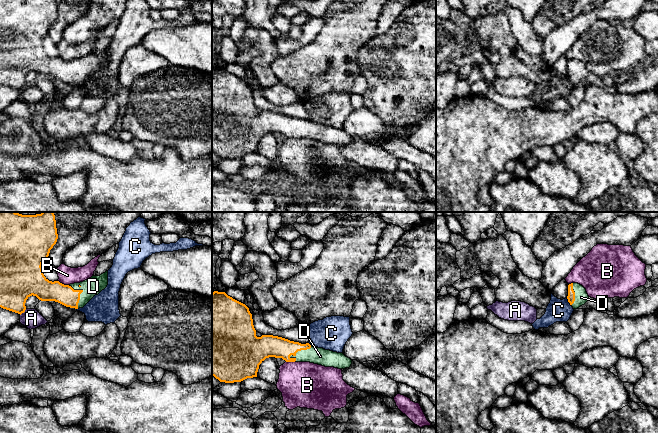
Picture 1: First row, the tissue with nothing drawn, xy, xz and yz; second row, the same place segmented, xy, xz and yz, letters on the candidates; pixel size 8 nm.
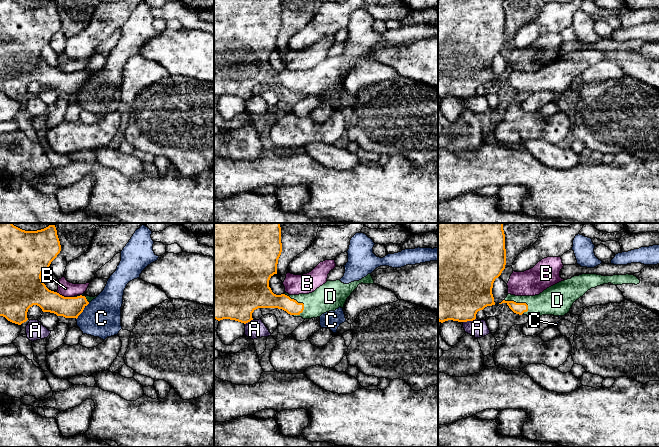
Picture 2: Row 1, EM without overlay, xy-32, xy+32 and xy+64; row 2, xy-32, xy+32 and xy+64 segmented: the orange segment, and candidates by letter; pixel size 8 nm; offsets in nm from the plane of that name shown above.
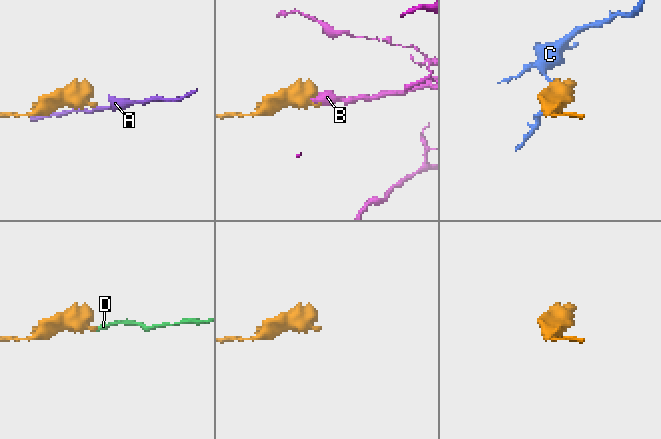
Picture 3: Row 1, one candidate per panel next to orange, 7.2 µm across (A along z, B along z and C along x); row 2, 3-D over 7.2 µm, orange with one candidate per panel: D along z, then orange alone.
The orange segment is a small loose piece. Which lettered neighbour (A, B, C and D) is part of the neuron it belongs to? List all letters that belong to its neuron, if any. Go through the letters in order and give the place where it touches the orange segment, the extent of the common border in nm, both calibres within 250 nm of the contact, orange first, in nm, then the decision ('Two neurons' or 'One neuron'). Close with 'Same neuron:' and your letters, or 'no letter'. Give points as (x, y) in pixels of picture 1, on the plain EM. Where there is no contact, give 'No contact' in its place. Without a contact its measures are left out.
A: Touches orange at xy (23, 88). Shared border 80 nm. Thickness 280 nm (orange) against 160 nm. Two neurons
B: Touches orange at xy (63, 60). Shared border 100 nm. Thickness 220 nm (orange) against 140 nm. Two neurons
C: Touches orange at yz (568, 77). Shared border 70 nm. Thickness 60 nm (orange) against 180 nm. Two neurons
D: Touches orange at xz (300, 126). Shared border 200 nm. Thickness 180 nm (orange) against 140 nm. One neuron
Same neuron: D

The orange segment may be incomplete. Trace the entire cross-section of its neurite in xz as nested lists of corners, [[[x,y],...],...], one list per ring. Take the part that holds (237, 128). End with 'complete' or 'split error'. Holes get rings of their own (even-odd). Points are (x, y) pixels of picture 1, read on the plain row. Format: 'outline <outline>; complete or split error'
outline [[[225,68],[212,69],[212,152],[220,158],[241,158],[257,153],[259,141],[269,133],[282,134],[286,138],[310,138],[338,145],[349,144],[352,136],[343,129],[301,120],[288,115],[273,112],[256,112],[252,90],[249,84],[228,72]]]; split error

